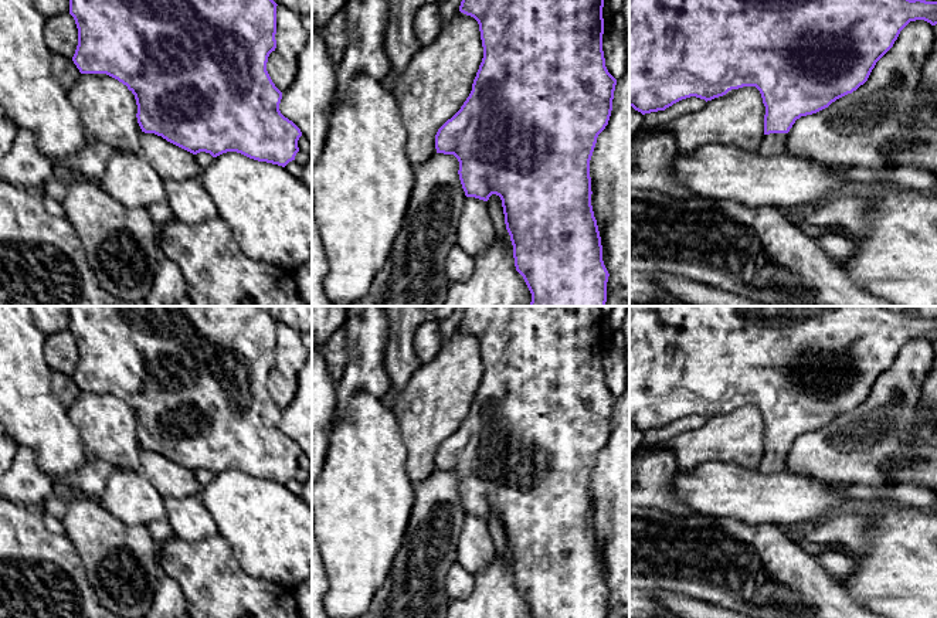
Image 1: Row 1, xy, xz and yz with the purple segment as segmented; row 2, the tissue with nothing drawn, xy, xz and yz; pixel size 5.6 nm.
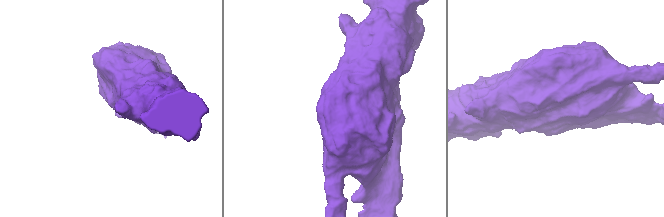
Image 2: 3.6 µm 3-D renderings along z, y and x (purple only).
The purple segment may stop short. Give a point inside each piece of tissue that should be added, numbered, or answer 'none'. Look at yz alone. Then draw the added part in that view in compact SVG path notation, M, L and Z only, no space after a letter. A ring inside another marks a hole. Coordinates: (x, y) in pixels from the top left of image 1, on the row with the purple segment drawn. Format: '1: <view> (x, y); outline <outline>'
1: yz (773, 143); outline M770 133L764 135L758 153L771 156L787 152L787 133Z

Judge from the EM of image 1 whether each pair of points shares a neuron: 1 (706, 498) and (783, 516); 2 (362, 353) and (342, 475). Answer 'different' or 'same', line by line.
1: same
2: different

